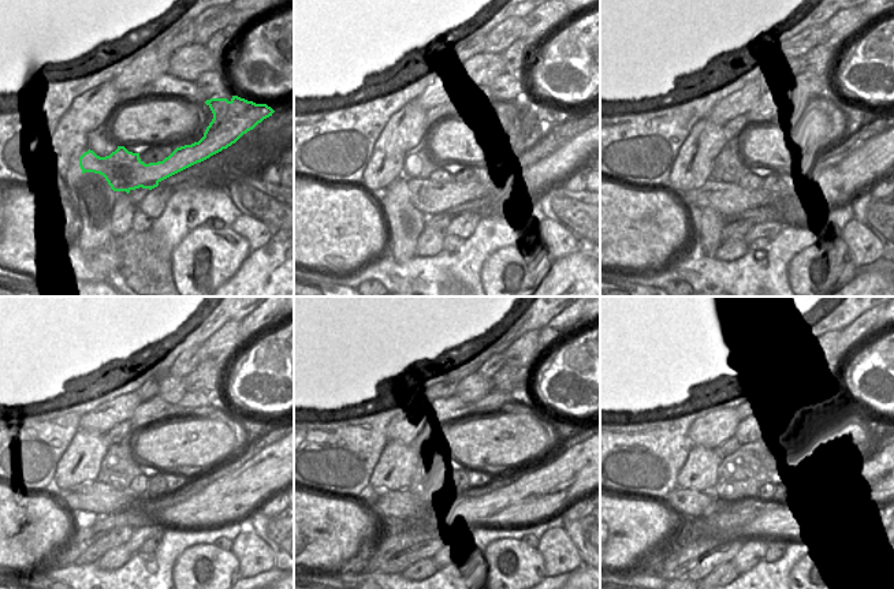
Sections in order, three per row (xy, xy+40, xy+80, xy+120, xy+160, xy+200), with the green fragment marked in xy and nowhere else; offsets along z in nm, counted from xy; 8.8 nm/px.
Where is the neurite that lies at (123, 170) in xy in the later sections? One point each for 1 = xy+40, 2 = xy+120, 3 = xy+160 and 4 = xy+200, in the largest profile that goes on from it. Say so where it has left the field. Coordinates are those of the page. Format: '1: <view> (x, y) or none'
1: xy+40 (442, 192)
2: xy+120 (92, 496)
3: xy+160 (387, 504)
4: xy+200 (689, 503)

